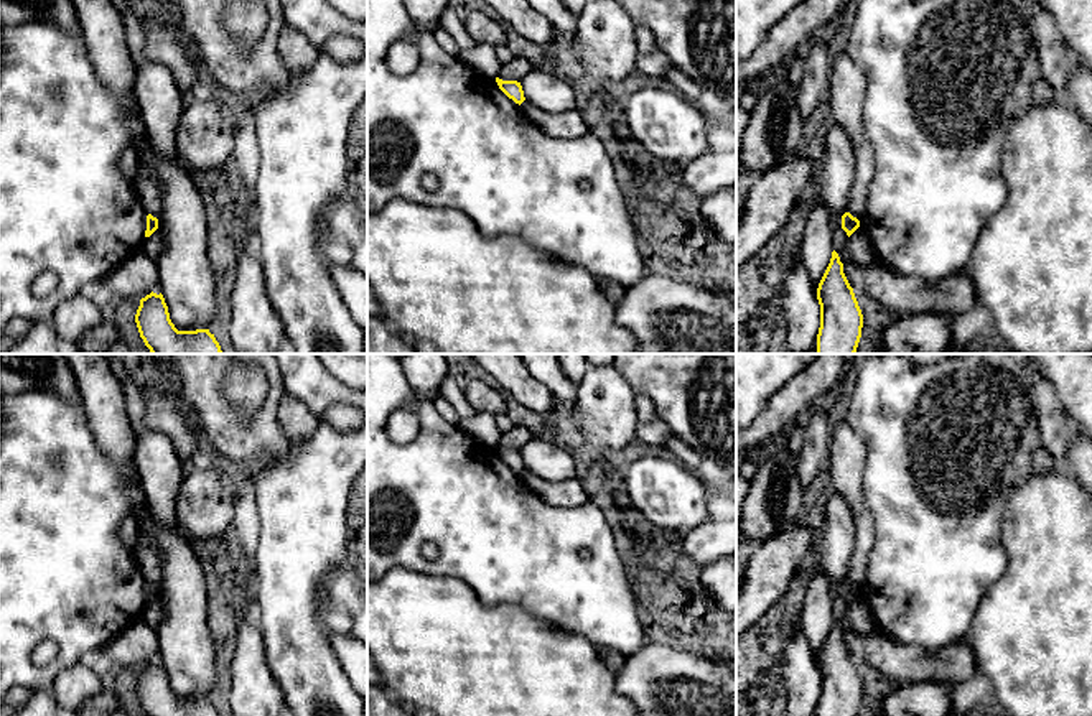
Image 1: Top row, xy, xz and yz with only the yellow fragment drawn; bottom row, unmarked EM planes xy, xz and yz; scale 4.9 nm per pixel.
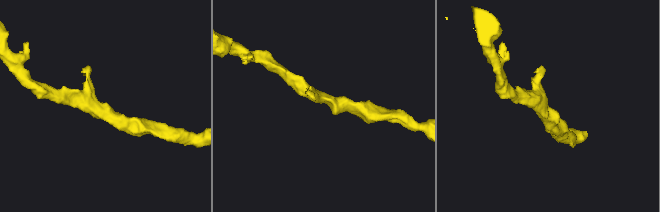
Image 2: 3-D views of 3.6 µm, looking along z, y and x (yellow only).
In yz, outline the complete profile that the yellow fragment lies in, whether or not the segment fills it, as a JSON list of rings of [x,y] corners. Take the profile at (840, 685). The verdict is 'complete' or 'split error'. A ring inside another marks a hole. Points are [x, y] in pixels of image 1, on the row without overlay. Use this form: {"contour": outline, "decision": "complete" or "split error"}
{"contour": [[[835,619],[819,652],[817,668],[820,673],[817,716],[858,716],[863,683]]], "decision": "complete"}

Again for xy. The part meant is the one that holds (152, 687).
{"contour": [[[161,662],[140,668],[135,691],[147,716],[221,716],[209,698],[178,700]]], "decision": "complete"}

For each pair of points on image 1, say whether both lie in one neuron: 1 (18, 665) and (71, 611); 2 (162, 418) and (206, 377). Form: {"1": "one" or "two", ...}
{"1": "one", "2": "two"}

